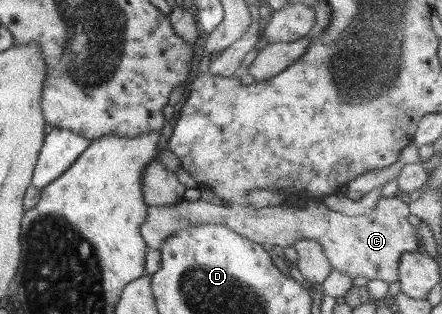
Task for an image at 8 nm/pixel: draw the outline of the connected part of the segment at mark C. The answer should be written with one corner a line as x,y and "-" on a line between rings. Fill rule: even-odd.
381,196
370,214
352,216
331,210
324,202
309,201
308,207
300,206
268,206
255,209
248,204
224,205
217,201
182,201
179,205
148,206
144,224
140,226
140,234
144,242
150,248
160,252
165,239
179,230
186,230
193,224
221,224
232,232
261,244
273,244
283,249
293,246
299,240
313,240
323,246
323,250
330,261
332,268
339,270
350,278
364,276
368,280
384,280
384,282
396,282
399,280
399,262
404,253
413,253
418,249
417,230
408,222
410,215
408,203
398,199
397,196

